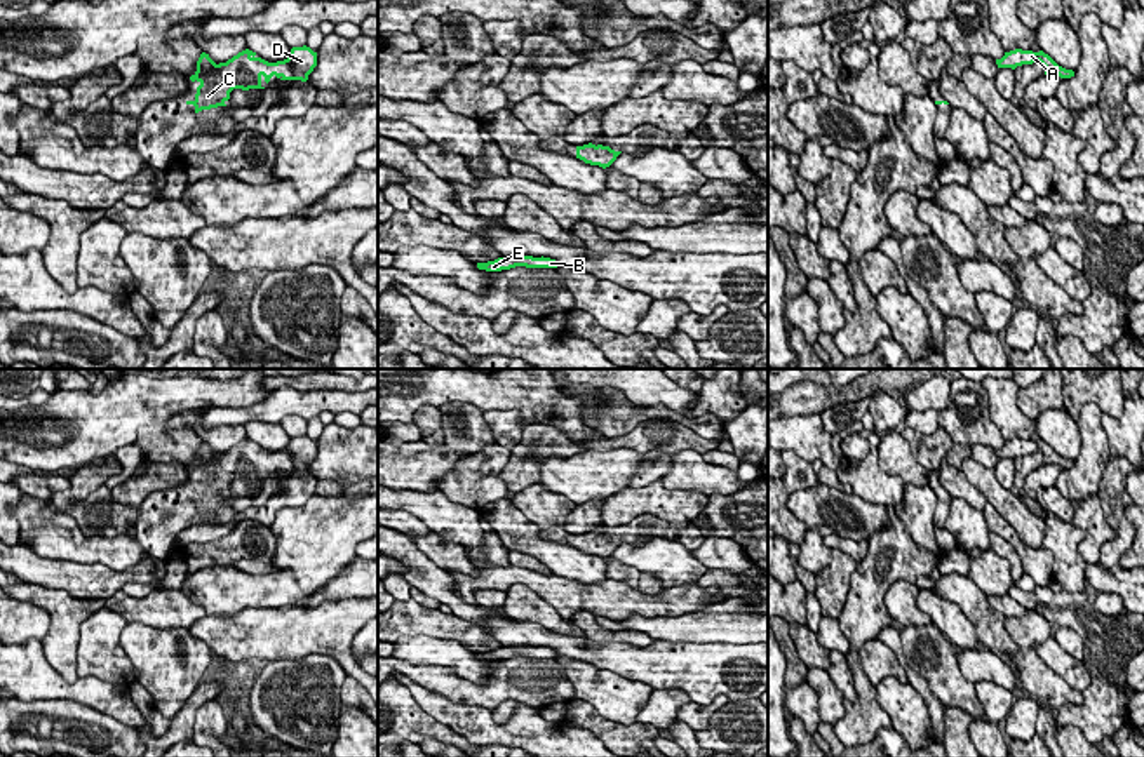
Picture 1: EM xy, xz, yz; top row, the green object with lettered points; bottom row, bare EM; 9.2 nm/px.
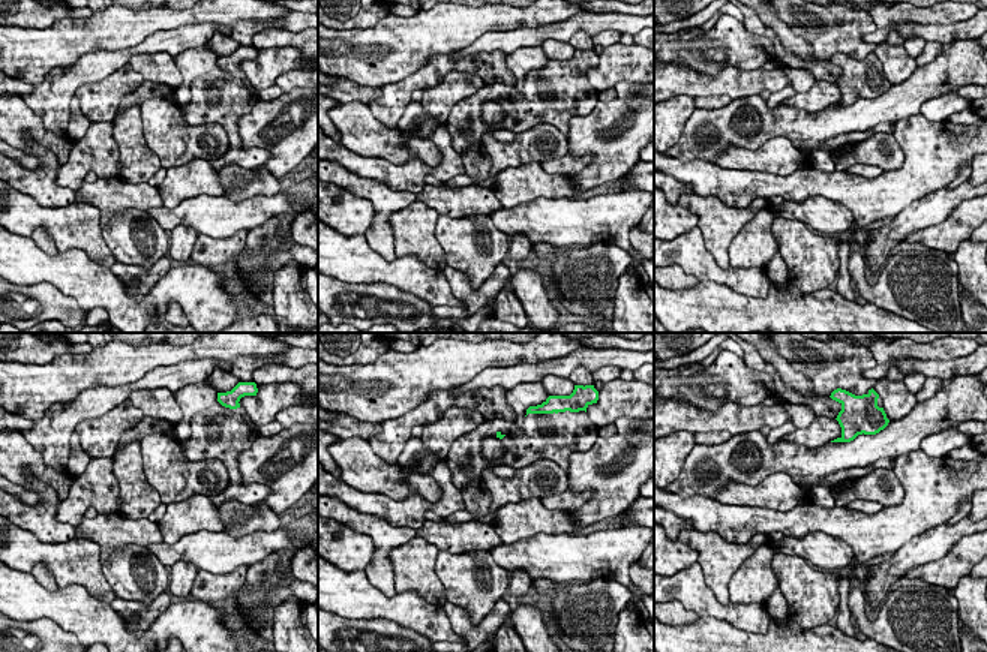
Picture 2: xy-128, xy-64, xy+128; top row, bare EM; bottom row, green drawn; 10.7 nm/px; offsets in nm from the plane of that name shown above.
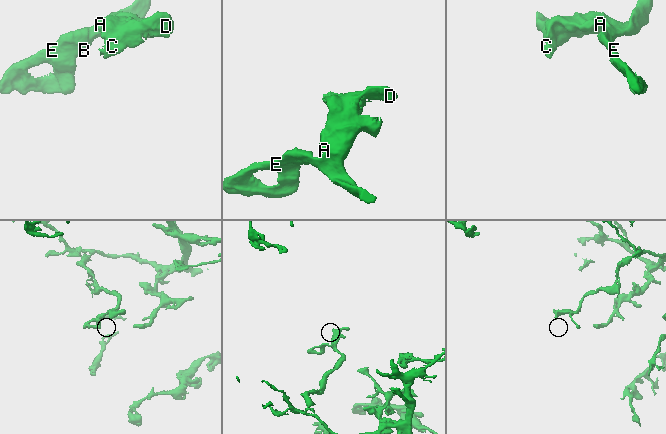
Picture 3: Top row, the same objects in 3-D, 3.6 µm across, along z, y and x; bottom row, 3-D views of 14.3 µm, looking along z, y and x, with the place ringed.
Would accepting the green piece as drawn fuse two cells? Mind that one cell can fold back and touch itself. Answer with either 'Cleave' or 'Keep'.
Keep

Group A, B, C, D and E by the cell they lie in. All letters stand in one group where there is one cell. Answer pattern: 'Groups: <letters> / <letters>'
Groups: A B C D E

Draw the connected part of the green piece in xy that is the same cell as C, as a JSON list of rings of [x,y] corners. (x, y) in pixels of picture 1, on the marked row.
[[[293,47],[284,61],[268,63],[256,56],[256,52],[246,49],[228,59],[216,64],[209,54],[202,52],[197,61],[197,71],[190,77],[192,82],[199,82],[193,101],[186,104],[195,106],[195,113],[218,106],[226,106],[230,92],[233,89],[265,89],[275,75],[280,80],[301,80],[306,82],[308,75],[317,66],[317,52],[310,47]]]

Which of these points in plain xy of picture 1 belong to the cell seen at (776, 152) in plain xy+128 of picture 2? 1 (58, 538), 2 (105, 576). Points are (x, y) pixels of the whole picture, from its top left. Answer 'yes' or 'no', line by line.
1: yes
2: no

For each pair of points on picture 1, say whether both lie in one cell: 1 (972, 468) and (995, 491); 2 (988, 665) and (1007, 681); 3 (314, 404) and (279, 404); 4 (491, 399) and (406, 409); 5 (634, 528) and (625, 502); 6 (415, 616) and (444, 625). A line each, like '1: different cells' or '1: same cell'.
1: same cell
2: same cell
3: same cell
4: same cell
5: different cells
6: same cell

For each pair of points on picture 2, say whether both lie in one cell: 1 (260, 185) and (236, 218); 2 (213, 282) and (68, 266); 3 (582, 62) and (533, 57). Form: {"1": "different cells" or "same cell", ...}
{"1": "different cells", "2": "same cell", "3": "different cells"}

